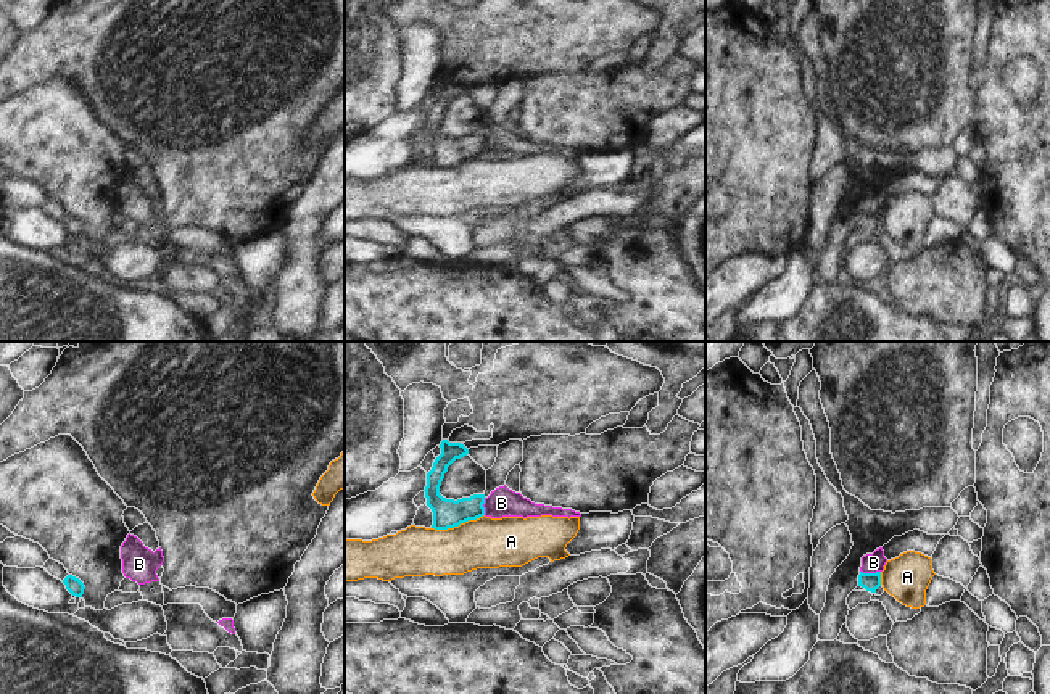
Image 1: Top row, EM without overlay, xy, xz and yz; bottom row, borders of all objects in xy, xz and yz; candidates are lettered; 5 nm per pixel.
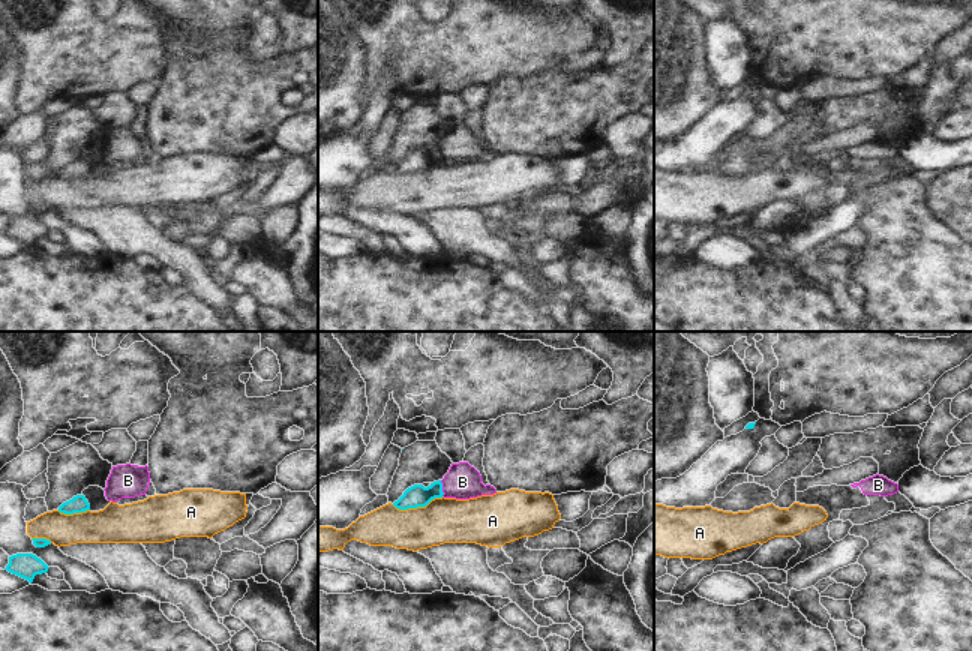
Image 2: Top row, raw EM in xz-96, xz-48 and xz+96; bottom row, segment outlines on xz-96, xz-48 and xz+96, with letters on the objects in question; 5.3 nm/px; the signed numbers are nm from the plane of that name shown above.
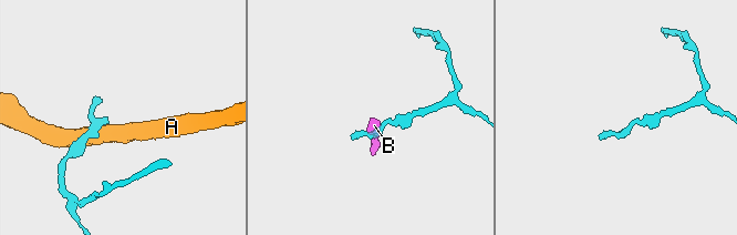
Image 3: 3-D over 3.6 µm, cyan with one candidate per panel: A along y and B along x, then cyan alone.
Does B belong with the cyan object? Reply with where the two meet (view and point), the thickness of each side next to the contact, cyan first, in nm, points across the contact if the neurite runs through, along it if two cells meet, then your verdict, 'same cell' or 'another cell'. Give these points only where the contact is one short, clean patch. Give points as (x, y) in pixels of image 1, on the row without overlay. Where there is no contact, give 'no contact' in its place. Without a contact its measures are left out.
meets cyan in yz at (870, 213); 90 nm thick on the cyan side, 100 nm on the other; border along yz (860, 210), (880, 211); another cell

